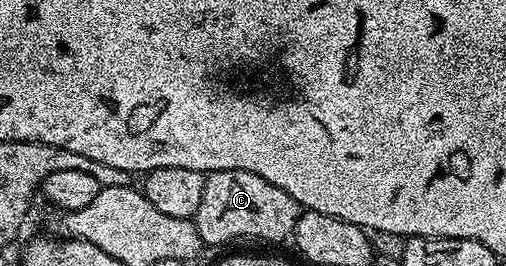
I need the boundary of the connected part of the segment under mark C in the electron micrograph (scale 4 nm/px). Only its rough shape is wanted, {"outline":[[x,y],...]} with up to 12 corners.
{"outline":[[246,170],[207,173],[201,245],[285,240],[301,206]]}

